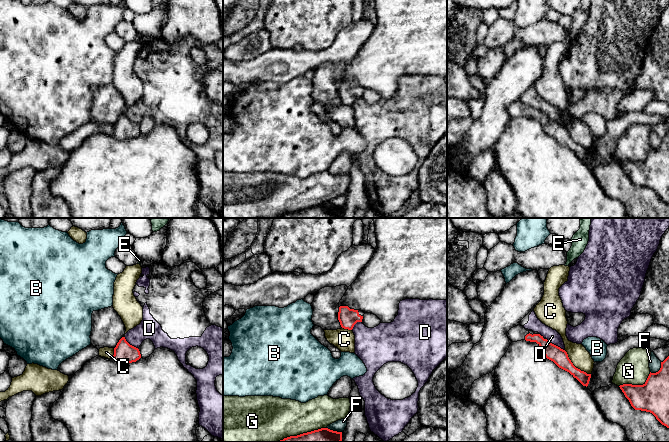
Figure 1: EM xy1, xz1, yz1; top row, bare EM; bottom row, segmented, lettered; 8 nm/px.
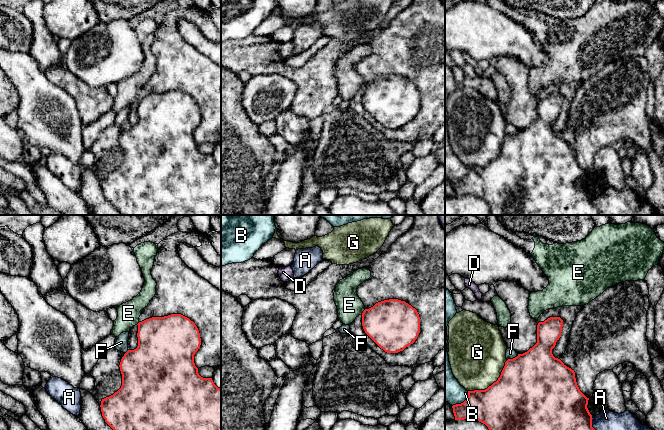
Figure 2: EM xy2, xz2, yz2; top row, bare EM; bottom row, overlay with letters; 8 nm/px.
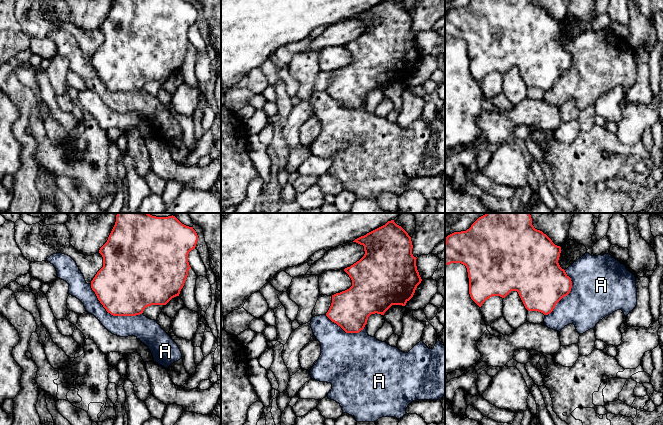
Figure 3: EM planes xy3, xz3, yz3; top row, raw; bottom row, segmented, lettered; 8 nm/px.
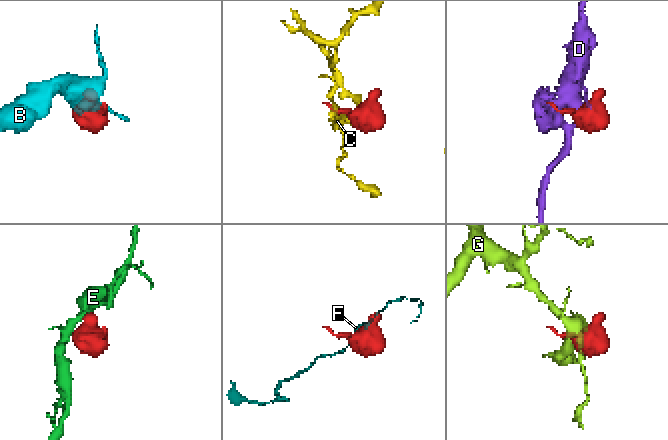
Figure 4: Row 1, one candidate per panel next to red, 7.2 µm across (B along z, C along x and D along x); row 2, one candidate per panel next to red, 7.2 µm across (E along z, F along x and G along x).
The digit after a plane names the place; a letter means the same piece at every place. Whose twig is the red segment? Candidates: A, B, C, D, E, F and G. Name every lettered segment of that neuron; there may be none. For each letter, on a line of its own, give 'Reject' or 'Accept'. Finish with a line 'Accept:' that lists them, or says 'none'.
A: Reject
B: Reject
C: Reject
D: Reject
E: Reject
F: Reject
G: Reject
Accept: none

